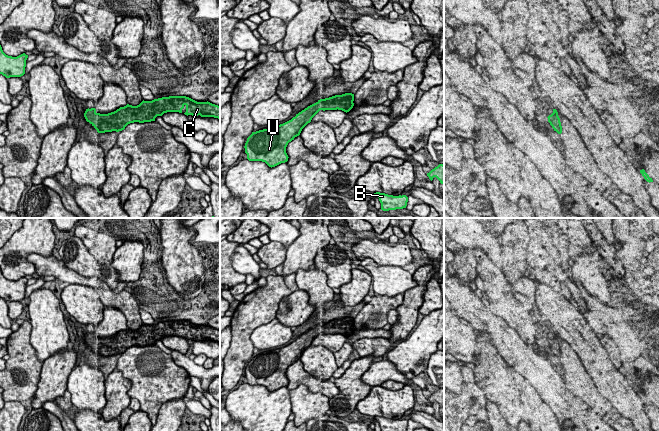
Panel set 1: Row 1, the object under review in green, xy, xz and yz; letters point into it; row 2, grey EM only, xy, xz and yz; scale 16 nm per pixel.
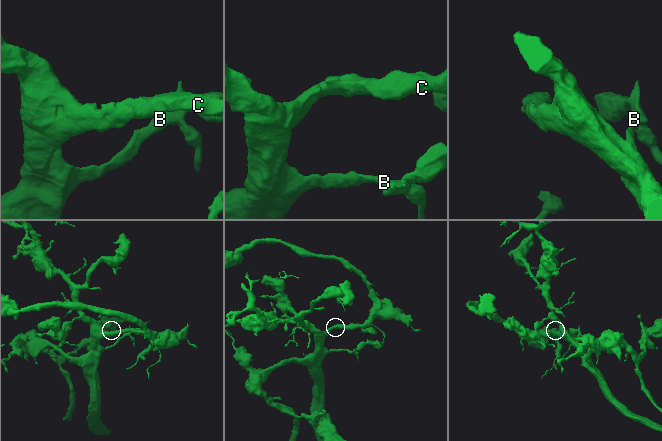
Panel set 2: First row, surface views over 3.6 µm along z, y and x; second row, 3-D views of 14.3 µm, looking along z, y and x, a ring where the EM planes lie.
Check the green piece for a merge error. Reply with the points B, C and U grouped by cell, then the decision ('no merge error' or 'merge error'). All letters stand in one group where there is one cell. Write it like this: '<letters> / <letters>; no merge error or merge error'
B C U; no merge error

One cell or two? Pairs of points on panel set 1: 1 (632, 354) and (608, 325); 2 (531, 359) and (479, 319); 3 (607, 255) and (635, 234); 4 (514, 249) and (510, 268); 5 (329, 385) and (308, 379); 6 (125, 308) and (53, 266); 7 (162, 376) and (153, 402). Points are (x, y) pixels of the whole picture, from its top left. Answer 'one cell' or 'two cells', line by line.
1: one cell
2: one cell
3: two cells
4: one cell
5: one cell
6: one cell
7: one cell

